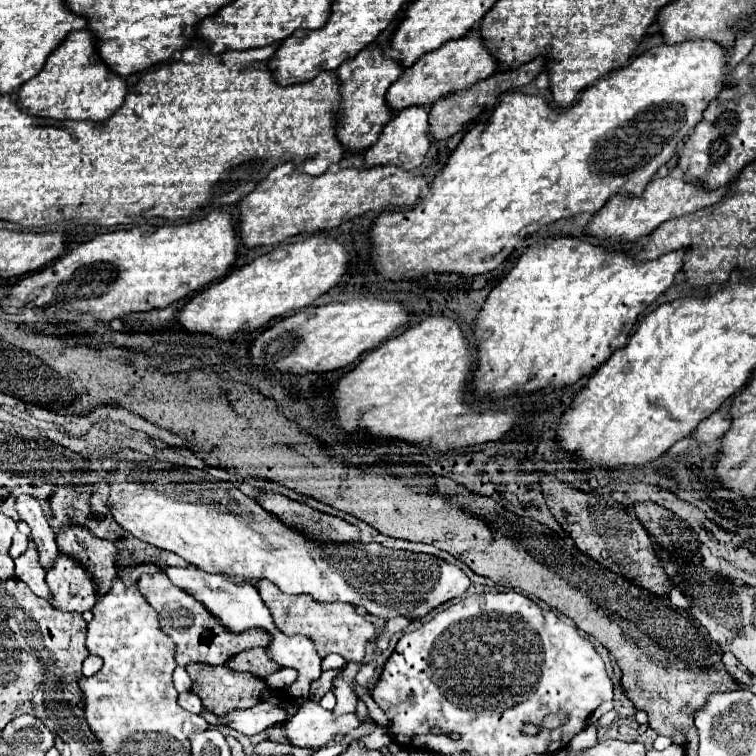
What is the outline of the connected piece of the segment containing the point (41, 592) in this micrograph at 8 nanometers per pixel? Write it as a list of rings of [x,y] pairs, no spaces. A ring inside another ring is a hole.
[[[28,549],[16,559],[16,577],[22,579],[38,597],[44,597],[46,601],[52,599],[52,593],[48,591],[44,579],[46,571],[44,567],[40,567],[40,555],[36,549]]]

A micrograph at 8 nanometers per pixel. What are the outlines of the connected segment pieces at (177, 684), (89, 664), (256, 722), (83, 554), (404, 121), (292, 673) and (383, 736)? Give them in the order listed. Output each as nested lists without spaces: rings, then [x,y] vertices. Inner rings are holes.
[[[176,667],[176,671],[174,671],[174,687],[178,693],[191,691],[192,685],[192,680],[190,679],[188,673],[186,673],[186,669]]]
[[[88,655],[86,661],[84,661],[84,667],[82,667],[82,673],[94,675],[96,671],[100,671],[100,667],[102,667],[102,659],[98,655]]]
[[[258,703],[256,707],[250,707],[246,711],[228,711],[228,715],[220,715],[218,719],[226,721],[228,727],[244,733],[244,735],[256,735],[276,723],[282,723],[290,719],[298,711],[296,703],[284,703],[280,707]]]
[[[68,523],[68,527],[56,535],[56,543],[62,553],[72,555],[88,567],[96,579],[98,595],[104,595],[110,589],[112,577],[116,575],[116,545],[112,541],[96,539],[88,529]]]
[[[406,107],[404,111],[396,113],[390,123],[384,127],[384,131],[380,133],[378,141],[366,149],[364,157],[366,157],[366,167],[372,167],[372,165],[386,165],[386,163],[394,163],[394,165],[400,165],[408,171],[416,169],[422,161],[424,161],[424,155],[426,151],[430,149],[430,131],[428,131],[430,123],[428,123],[428,107]]]
[[[283,668],[269,675],[265,682],[273,689],[282,689],[291,685],[297,679],[297,671],[292,668]]]
[[[376,725],[372,733],[362,735],[358,741],[364,743],[364,747],[368,747],[368,749],[382,749],[382,747],[386,747],[386,745],[392,743],[392,739],[388,735],[388,729],[380,727],[380,725]]]

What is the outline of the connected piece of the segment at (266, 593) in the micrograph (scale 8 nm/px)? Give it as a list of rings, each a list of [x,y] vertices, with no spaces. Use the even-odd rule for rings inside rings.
[[[262,579],[258,583],[258,593],[264,605],[270,609],[276,627],[286,635],[302,633],[310,637],[316,643],[320,657],[338,653],[346,661],[362,661],[366,645],[374,643],[380,633],[378,627],[370,623],[362,613],[358,613],[358,609],[350,603],[316,603],[316,599],[312,599],[310,595],[286,595],[268,579]]]

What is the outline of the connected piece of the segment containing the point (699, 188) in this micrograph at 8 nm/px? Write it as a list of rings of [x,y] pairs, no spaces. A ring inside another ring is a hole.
[[[666,175],[662,179],[652,179],[646,189],[642,191],[642,195],[614,195],[592,219],[592,223],[586,227],[586,233],[594,235],[594,237],[606,237],[606,239],[622,239],[622,241],[636,241],[642,235],[650,235],[656,227],[660,227],[660,223],[672,219],[672,217],[680,217],[686,213],[694,213],[698,209],[710,207],[714,203],[718,203],[728,189],[732,187],[734,181],[730,181],[728,185],[710,191],[700,183],[688,183],[684,179]]]

